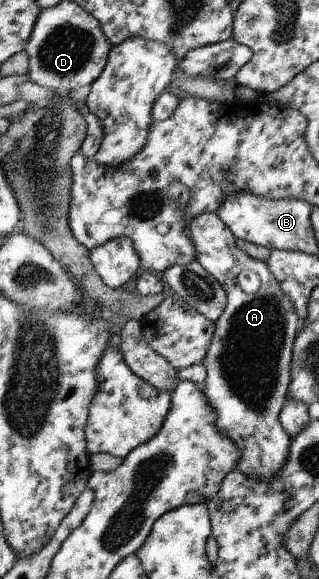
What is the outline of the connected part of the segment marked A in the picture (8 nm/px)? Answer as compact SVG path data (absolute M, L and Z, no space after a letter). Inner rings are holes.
M200 214L192 220L186 220L186 230L190 230L190 240L198 250L202 266L221 283L228 292L228 304L222 316L218 318L212 344L202 362L207 370L206 380L202 384L203 392L214 406L218 432L224 432L234 446L240 450L240 460L235 470L244 472L248 478L254 478L262 484L272 484L281 478L282 468L288 462L292 441L282 428L280 414L288 400L290 390L290 364L293 362L293 347L301 327L301 318L293 300L280 287L277 278L270 272L266 261L254 260L237 245L236 235L222 222L218 214Z

